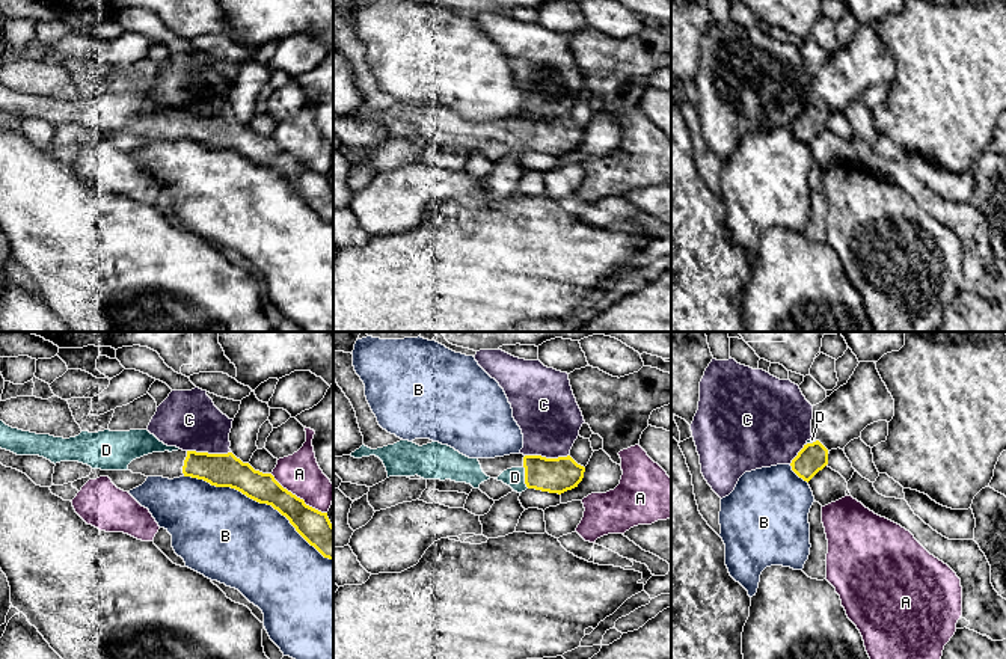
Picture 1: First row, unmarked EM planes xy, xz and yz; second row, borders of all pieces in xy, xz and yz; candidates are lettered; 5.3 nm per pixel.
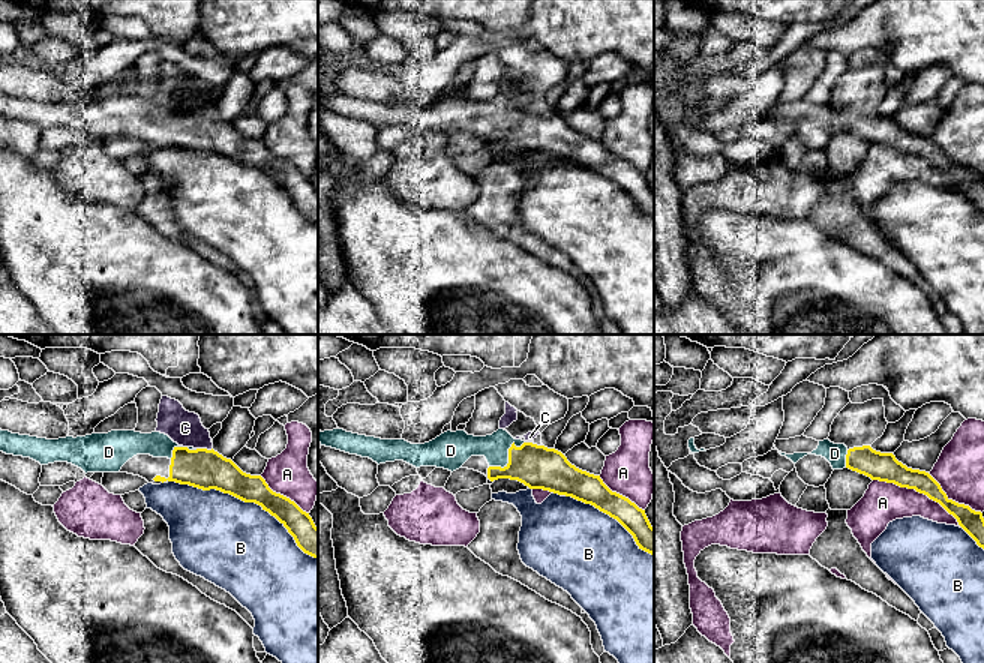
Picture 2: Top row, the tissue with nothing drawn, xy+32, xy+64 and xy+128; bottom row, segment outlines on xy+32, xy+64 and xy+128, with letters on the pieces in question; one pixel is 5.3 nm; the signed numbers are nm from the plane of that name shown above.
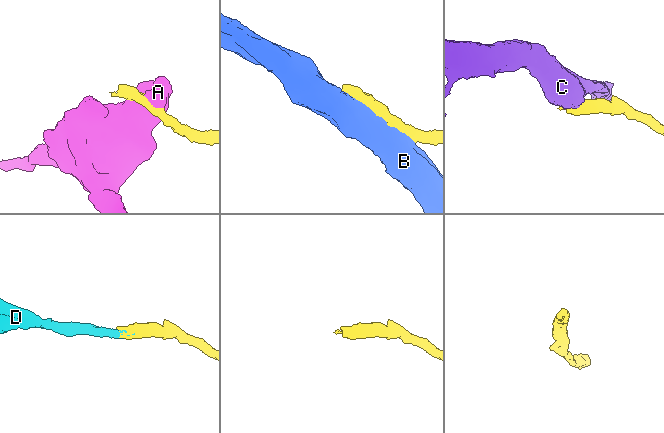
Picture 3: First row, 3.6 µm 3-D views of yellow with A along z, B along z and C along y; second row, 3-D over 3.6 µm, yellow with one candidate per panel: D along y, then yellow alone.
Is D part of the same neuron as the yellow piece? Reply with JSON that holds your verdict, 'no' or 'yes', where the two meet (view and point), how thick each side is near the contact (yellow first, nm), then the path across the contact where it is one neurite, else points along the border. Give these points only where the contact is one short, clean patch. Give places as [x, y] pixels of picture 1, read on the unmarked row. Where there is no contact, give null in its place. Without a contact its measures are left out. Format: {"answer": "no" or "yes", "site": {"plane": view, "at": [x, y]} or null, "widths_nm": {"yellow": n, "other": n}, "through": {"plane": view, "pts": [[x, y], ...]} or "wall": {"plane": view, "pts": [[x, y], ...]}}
{"answer": "yes", "site": {"plane": "xz", "at": [525, 139]}, "widths_nm": {"yellow": 190, "other": 110}, "through": {"plane": "xz", "pts": [[555, 137], [525, 139], [515, 139]]}}

